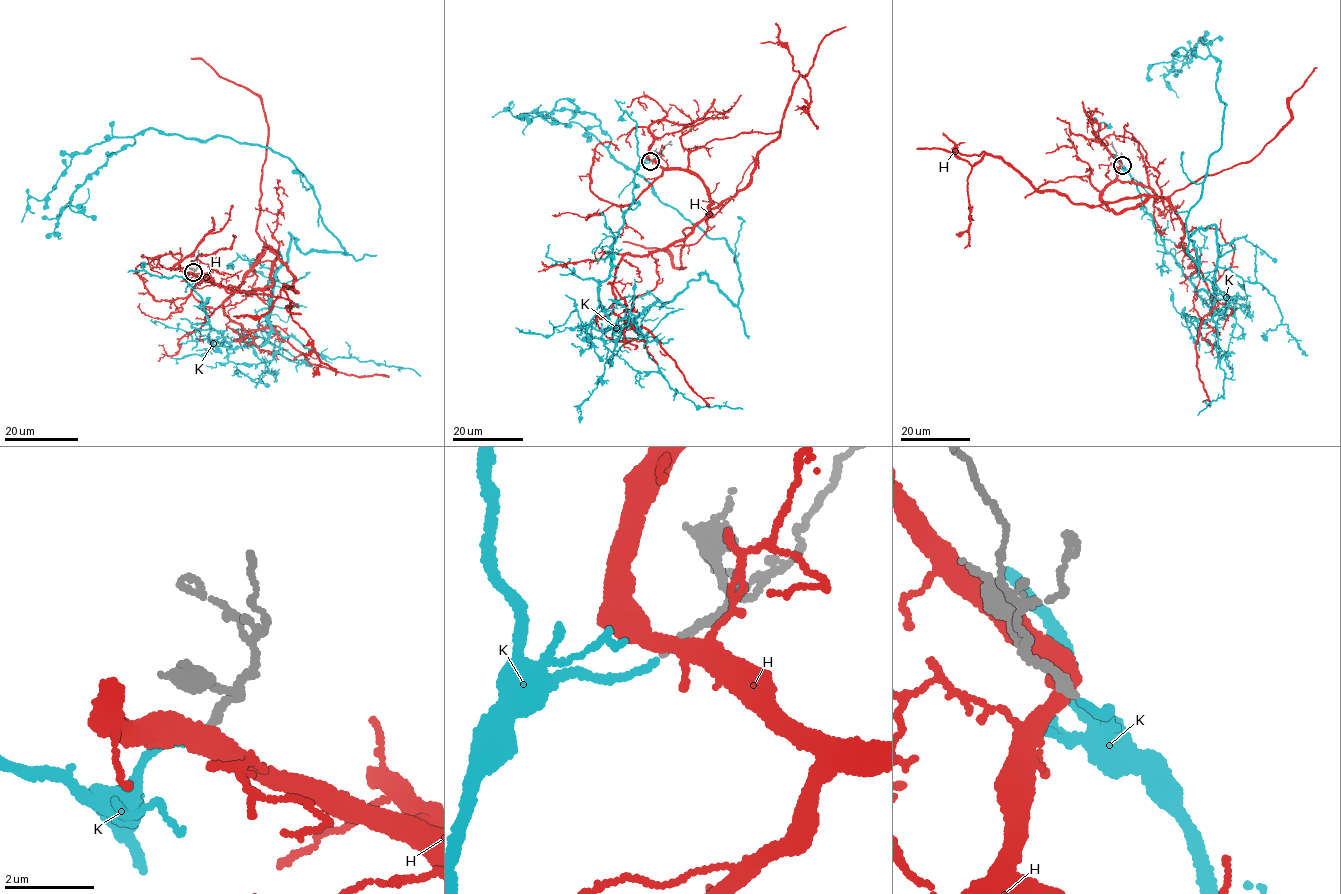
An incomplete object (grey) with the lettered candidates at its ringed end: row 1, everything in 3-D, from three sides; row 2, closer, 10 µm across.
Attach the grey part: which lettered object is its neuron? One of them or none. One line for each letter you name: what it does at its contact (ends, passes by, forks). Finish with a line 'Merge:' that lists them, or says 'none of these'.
K: it ends there
Merge: K

